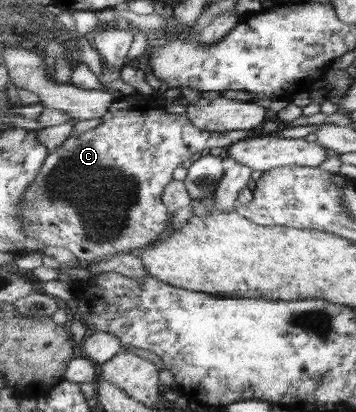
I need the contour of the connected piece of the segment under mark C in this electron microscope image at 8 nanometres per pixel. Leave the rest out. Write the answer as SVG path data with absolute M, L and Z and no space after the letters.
M138 92L135 95L128 97L118 96L112 103L111 110L108 110L103 116L100 125L83 134L72 134L62 146L56 148L49 154L39 176L34 180L34 183L26 189L26 193L21 199L19 216L28 220L26 234L28 234L29 238L35 239L38 243L43 243L44 245L66 248L72 252L76 258L85 260L88 264L95 264L114 254L136 253L140 249L148 248L150 245L156 245L159 241L158 236L168 228L168 220L173 220L172 213L168 212L168 206L166 206L163 201L163 196L165 194L164 190L173 183L175 180L173 175L182 167L182 164L184 164L186 160L194 160L196 157L209 152L212 148L225 149L226 146L232 147L238 142L243 142L244 140L249 140L250 138L258 136L260 136L258 130L255 129L248 131L227 131L222 133L209 132L197 128L197 125L190 121L186 114L172 114L163 110L163 107L160 106L153 96L143 95Z

